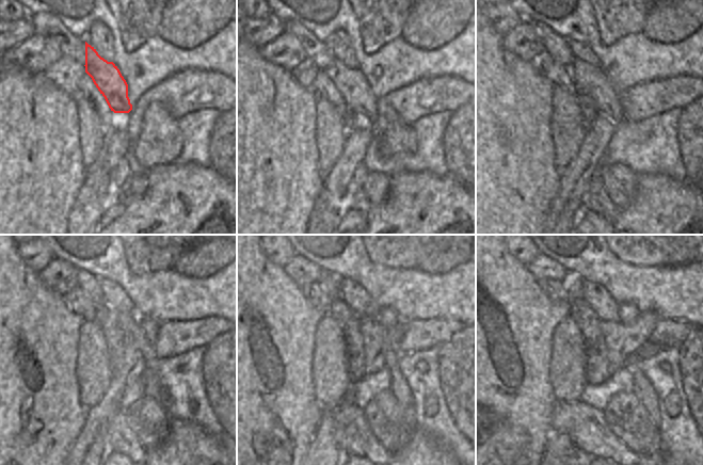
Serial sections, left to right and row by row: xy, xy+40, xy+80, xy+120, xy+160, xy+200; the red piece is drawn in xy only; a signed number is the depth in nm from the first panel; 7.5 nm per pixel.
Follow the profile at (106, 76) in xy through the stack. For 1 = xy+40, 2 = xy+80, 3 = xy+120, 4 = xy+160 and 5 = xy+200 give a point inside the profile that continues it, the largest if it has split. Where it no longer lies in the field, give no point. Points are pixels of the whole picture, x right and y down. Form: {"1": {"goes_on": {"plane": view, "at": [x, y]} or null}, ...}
{"1": {"goes_on": {"plane": "xy+40", "at": [351, 83]}}, "2": {"goes_on": {"plane": "xy+80", "at": [590, 80]}}, "3": {"goes_on": {"plane": "xy+120", "at": [126, 322]}}, "4": {"goes_on": {"plane": "xy+160", "at": [377, 361]}}, "5": {"goes_on": {"plane": "xy+200", "at": [642, 389]}}}

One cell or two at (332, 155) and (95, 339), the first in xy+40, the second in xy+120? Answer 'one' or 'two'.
one

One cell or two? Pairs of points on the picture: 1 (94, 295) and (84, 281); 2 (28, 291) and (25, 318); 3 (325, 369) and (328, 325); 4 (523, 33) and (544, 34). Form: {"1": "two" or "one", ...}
{"1": "one", "2": "one", "3": "one", "4": "two"}

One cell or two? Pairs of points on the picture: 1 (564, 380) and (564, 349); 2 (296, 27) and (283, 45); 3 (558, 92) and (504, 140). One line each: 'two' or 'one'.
1: one
2: two
3: two

